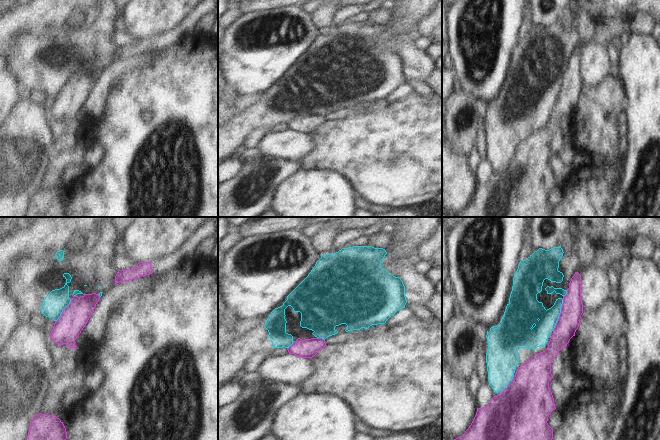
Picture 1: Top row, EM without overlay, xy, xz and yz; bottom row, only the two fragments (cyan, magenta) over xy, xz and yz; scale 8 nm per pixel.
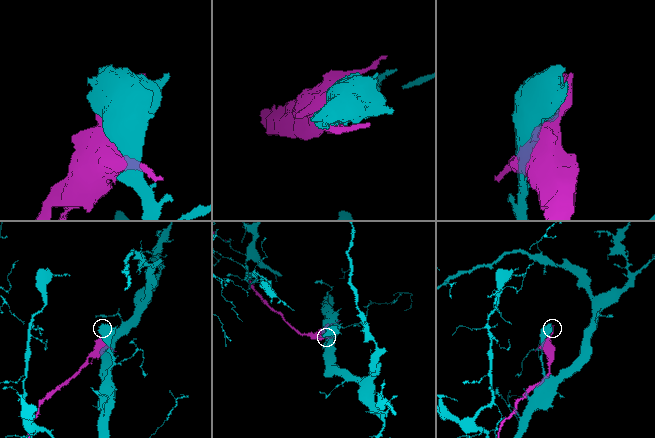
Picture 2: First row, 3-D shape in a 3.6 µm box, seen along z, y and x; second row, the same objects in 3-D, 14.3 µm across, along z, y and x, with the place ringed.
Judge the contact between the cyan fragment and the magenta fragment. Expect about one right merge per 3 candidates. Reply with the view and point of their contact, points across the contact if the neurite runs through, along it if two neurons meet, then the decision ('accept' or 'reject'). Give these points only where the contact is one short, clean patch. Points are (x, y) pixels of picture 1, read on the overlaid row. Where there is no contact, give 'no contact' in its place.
meets cyan in yz at (559, 314); reject

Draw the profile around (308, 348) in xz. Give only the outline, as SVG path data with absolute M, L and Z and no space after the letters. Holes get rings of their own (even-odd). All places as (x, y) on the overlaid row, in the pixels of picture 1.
M298 338L287 348L289 354L294 354L302 358L312 358L326 345L322 338L311 338L302 340Z

